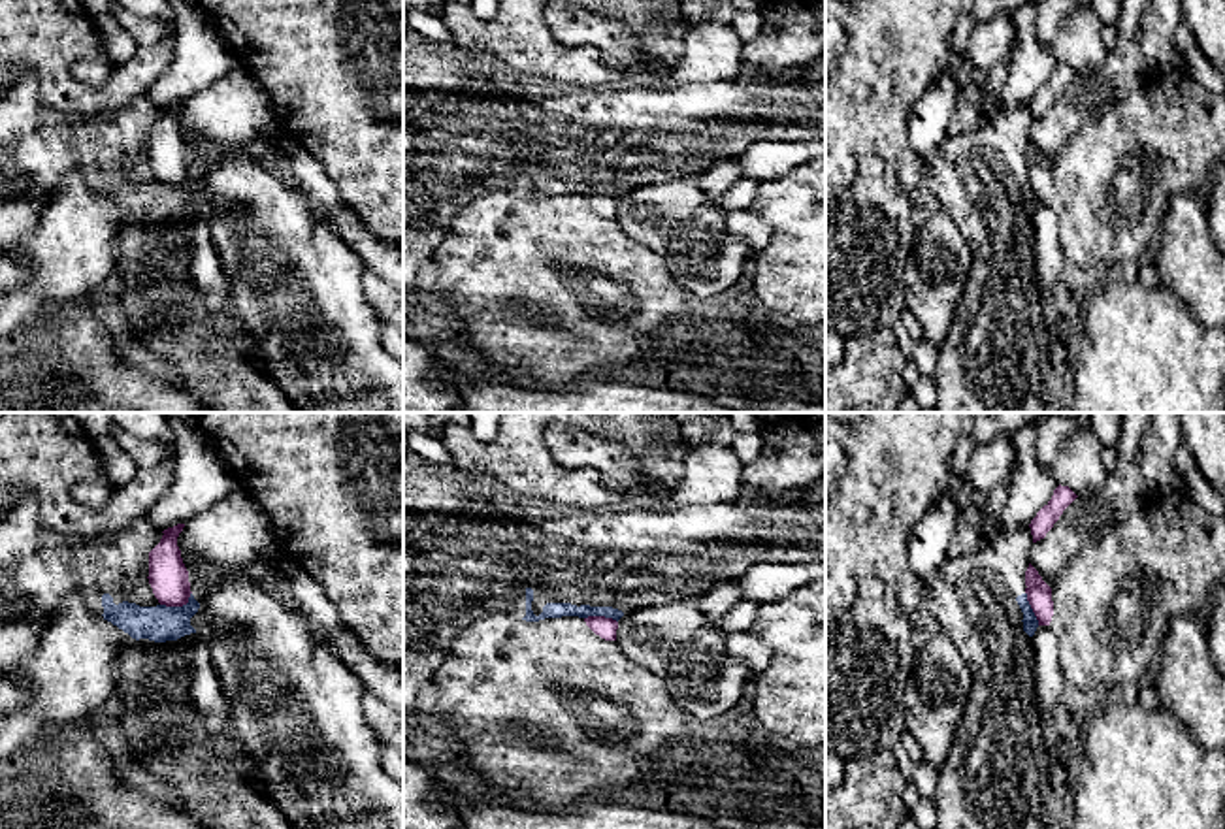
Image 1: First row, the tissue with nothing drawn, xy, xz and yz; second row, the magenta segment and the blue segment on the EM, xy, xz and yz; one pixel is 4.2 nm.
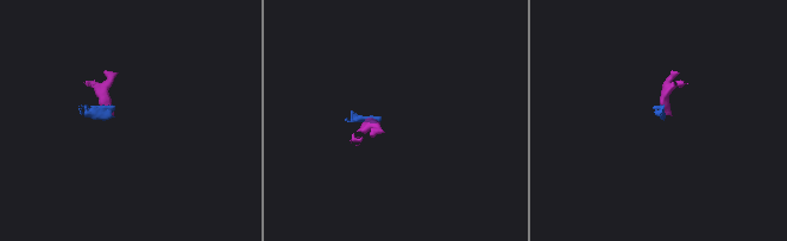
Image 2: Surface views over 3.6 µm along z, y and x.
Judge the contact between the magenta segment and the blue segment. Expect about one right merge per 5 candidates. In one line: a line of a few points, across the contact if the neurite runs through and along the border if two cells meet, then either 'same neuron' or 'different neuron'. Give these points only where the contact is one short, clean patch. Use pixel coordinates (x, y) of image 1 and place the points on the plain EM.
line xy (191, 170), (189, 178), (181, 183), (161, 183); different neuron

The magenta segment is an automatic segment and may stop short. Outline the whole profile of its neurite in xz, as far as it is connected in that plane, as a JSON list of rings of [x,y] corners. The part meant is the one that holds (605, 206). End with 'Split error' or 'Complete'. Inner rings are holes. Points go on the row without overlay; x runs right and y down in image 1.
[[[605,194],[584,196],[586,203],[605,219],[616,219],[618,200]]]. Complete

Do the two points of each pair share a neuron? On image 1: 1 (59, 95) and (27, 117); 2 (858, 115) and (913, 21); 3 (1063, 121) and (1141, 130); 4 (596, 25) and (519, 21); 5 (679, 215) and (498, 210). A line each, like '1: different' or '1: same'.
1: different
2: same
3: different
4: different
5: different

